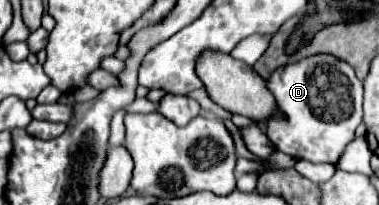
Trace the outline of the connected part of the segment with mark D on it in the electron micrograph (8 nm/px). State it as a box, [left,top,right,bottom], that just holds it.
[267,56,363,164]

